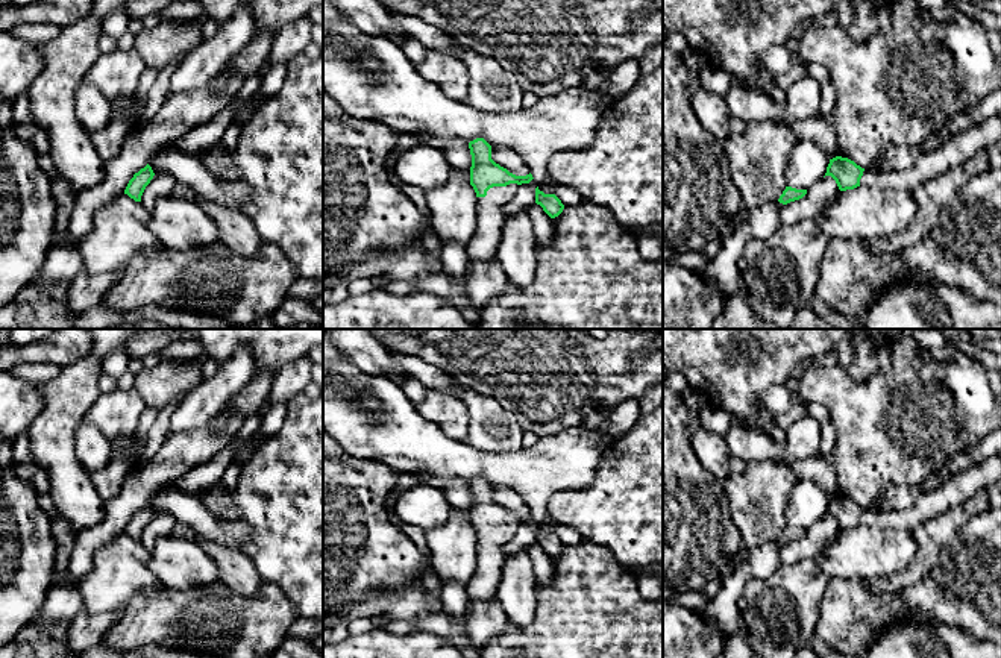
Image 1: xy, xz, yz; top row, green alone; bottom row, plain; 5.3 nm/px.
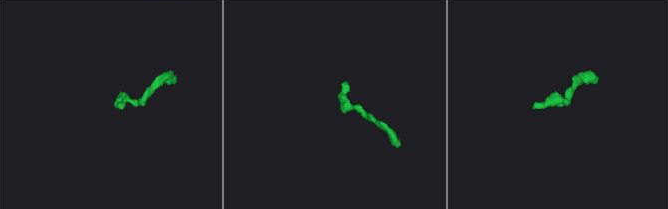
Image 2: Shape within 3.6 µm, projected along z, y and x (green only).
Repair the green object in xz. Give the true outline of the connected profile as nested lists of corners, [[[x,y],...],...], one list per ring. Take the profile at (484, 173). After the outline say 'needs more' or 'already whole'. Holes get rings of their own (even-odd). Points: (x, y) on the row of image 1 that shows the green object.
[[[484,138],[469,143],[472,155],[470,185],[478,197],[476,232],[466,244],[469,259],[491,261],[497,256],[505,215],[502,208],[510,203],[522,183],[532,174],[516,176],[491,159],[491,146]]]; needs more

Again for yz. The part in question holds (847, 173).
[[[1001,114],[960,133],[946,136],[939,147],[922,153],[910,168],[880,173],[875,167],[864,170],[848,158],[836,156],[830,159],[825,176],[831,176],[840,191],[863,185],[912,194],[922,183],[960,165],[974,153],[986,150],[999,138]]]; needs more

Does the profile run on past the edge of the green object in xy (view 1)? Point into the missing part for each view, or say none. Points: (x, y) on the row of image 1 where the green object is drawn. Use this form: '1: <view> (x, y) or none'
1: none

